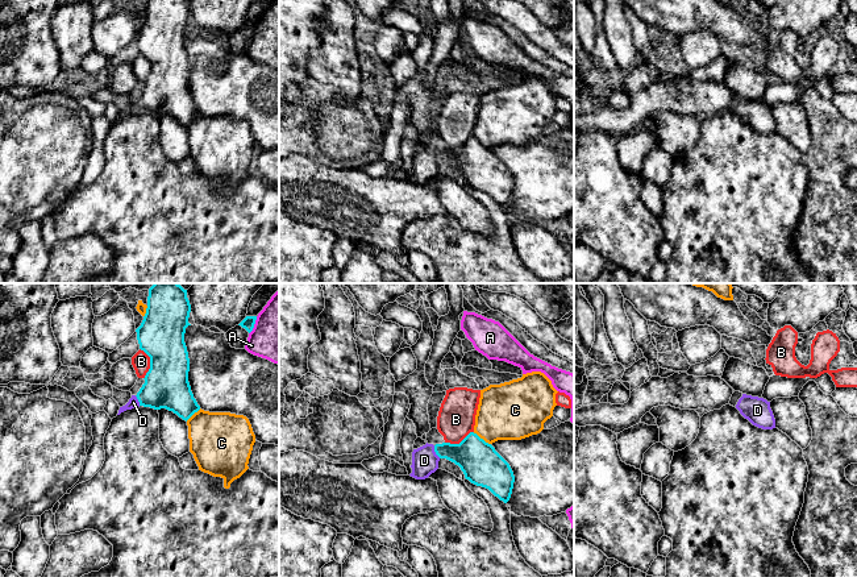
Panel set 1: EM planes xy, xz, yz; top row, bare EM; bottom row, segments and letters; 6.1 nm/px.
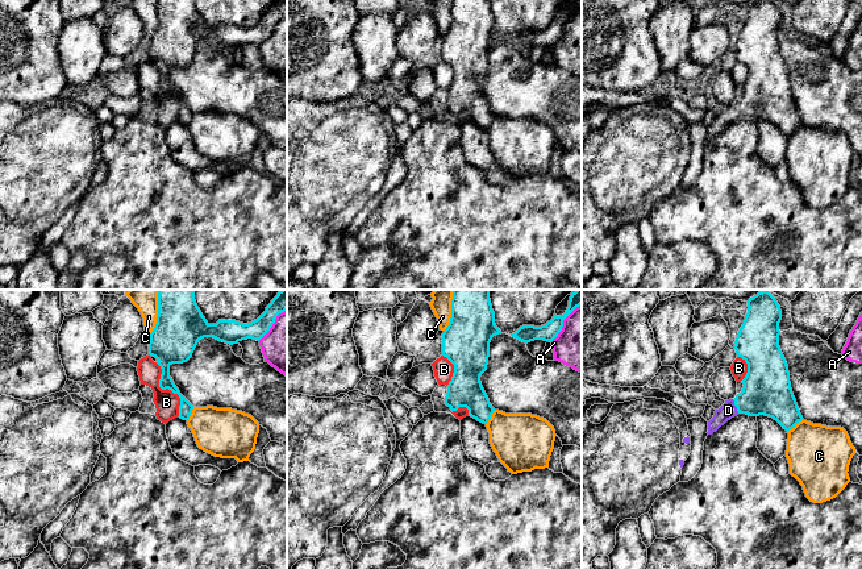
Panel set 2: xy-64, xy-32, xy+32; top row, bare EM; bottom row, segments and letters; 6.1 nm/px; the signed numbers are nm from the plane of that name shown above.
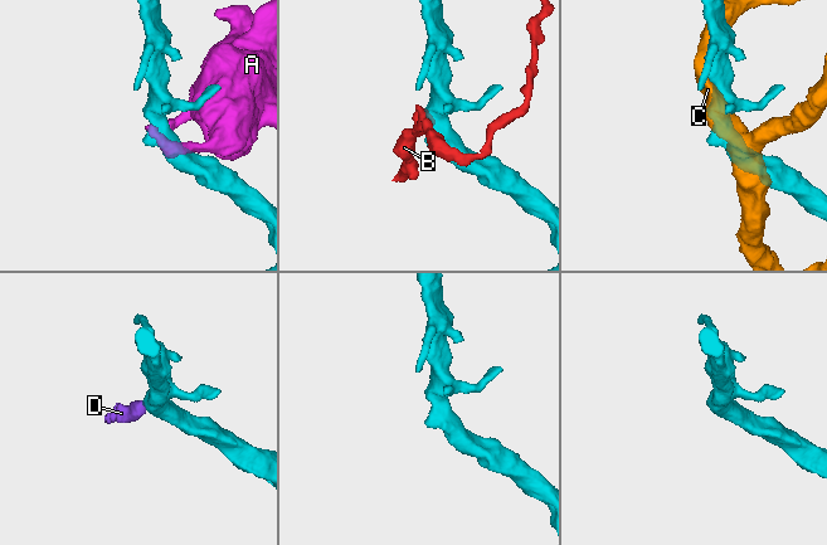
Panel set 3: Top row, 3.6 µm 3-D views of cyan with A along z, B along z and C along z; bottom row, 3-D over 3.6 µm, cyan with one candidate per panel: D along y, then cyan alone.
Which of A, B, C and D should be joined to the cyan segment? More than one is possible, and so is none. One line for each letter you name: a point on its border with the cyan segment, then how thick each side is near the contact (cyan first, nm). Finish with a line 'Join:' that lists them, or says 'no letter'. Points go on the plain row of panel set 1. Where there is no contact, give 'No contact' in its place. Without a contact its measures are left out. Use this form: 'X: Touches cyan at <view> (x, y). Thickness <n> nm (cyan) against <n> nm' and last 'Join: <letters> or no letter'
D: Touches cyan at xz (435, 156). Thickness 220 nm (cyan) against 160 nm
Join: D

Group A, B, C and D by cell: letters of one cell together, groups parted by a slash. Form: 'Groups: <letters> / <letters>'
Groups: A / B / C / D

